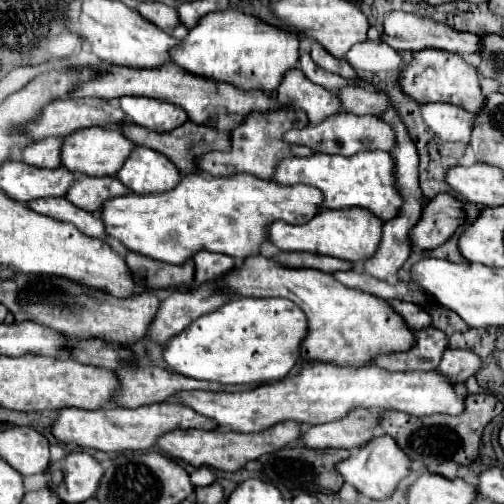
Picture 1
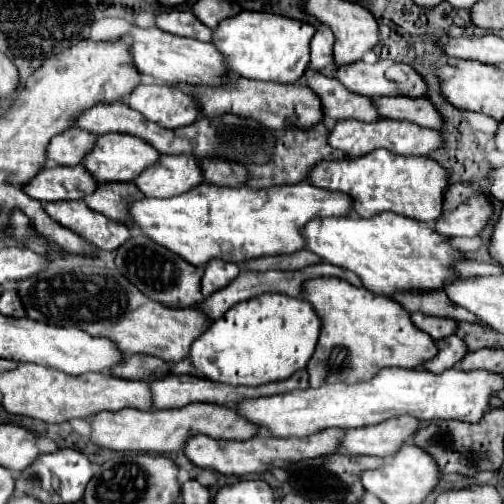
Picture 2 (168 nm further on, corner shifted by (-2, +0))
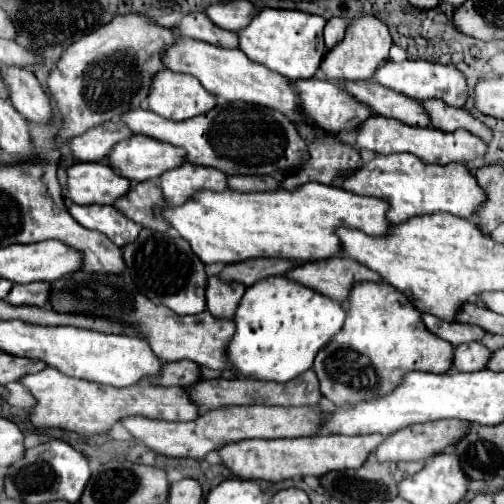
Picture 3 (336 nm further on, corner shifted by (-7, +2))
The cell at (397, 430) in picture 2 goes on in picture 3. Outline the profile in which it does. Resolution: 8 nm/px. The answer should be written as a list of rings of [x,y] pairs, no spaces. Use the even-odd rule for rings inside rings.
[[[436,420],[436,422],[426,422],[426,424],[416,424],[416,426],[408,426],[396,434],[390,434],[384,438],[384,442],[376,448],[374,456],[380,462],[420,462],[420,460],[428,460],[432,458],[432,454],[440,454],[444,452],[448,446],[454,446],[464,434],[468,434],[468,428],[472,424],[464,422],[464,420]]]

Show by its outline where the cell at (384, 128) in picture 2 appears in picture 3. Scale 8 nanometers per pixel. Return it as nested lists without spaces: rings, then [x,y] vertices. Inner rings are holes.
[[[374,116],[368,118],[360,130],[356,132],[356,146],[364,150],[372,150],[376,154],[396,154],[396,152],[408,152],[418,156],[420,160],[428,164],[440,164],[446,166],[450,162],[470,162],[486,154],[486,142],[476,138],[474,134],[466,130],[456,130],[456,132],[442,132],[434,128],[420,128],[420,126],[408,126],[404,122],[396,122],[394,118],[384,118],[384,116]]]

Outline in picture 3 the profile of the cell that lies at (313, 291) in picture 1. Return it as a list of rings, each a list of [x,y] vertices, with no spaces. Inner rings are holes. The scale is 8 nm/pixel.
[[[360,282],[352,288],[350,294],[350,308],[346,322],[342,330],[332,338],[332,342],[322,348],[314,360],[314,372],[320,380],[320,390],[326,400],[330,400],[336,406],[346,406],[348,402],[366,402],[372,398],[380,398],[384,394],[390,394],[404,378],[404,374],[420,370],[420,372],[432,372],[432,374],[444,374],[452,368],[452,354],[454,346],[450,342],[444,342],[442,338],[432,336],[432,332],[426,330],[422,322],[420,310],[416,310],[400,290],[386,282]]]

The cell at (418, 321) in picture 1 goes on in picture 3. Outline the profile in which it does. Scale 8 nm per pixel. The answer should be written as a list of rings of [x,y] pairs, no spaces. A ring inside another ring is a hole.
[[[424,314],[424,324],[426,328],[448,340],[452,346],[460,346],[460,344],[468,344],[468,342],[480,342],[484,338],[484,330],[478,326],[470,326],[470,324],[460,324],[460,322],[444,322],[432,314]]]

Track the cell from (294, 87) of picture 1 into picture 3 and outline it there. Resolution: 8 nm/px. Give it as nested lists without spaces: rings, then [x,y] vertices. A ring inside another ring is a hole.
[[[360,80],[360,82],[342,82],[342,86],[356,100],[368,104],[380,116],[396,118],[400,122],[408,122],[410,126],[430,126],[428,114],[424,114],[424,106],[418,100],[404,98],[404,94],[396,94],[394,90],[386,90],[378,82]]]

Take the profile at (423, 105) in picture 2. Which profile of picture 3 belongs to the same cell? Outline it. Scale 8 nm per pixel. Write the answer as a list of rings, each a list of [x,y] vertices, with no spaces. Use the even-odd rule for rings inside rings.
[[[428,100],[428,102],[424,102],[424,108],[428,110],[428,114],[432,118],[432,126],[438,130],[454,132],[454,130],[464,128],[464,130],[472,132],[474,136],[482,138],[484,142],[490,142],[490,138],[492,138],[492,130],[464,108],[452,108],[452,106],[444,104],[442,100]]]

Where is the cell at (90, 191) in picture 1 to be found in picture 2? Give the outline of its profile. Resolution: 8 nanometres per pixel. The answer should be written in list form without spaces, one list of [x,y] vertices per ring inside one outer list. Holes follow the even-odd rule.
[[[107,182],[107,184],[97,184],[97,190],[85,196],[83,202],[91,210],[111,220],[125,222],[129,202],[135,202],[141,198],[143,198],[143,192],[133,182]]]

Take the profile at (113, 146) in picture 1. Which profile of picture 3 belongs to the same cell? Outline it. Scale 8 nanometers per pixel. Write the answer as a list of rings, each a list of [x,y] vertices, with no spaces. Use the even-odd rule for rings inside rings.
[[[136,134],[116,144],[108,156],[108,164],[132,182],[156,180],[166,170],[172,170],[184,162],[184,152],[176,146],[156,142]]]

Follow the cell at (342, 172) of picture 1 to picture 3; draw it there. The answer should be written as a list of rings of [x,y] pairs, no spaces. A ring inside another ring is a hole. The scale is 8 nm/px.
[[[376,154],[372,162],[356,170],[342,182],[344,190],[376,196],[390,204],[388,220],[392,224],[402,224],[412,216],[424,216],[432,212],[450,212],[460,218],[474,218],[480,206],[488,200],[474,174],[464,164],[426,164],[420,162],[414,154]]]

